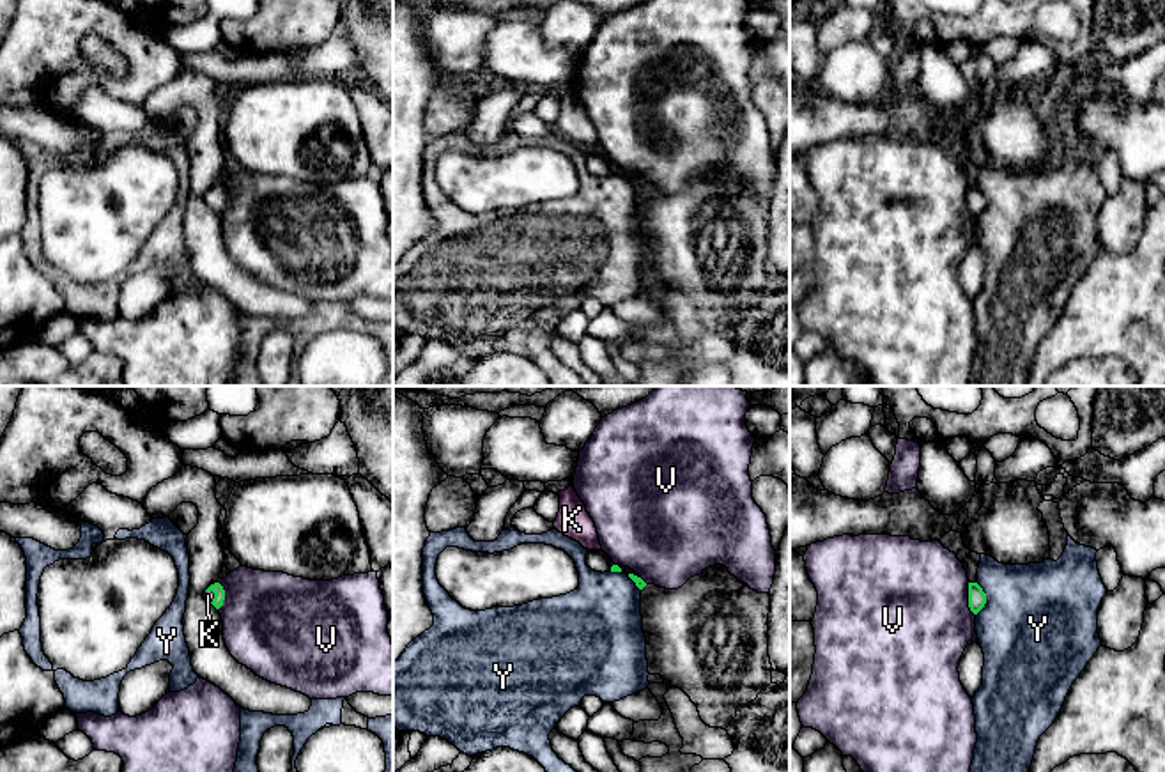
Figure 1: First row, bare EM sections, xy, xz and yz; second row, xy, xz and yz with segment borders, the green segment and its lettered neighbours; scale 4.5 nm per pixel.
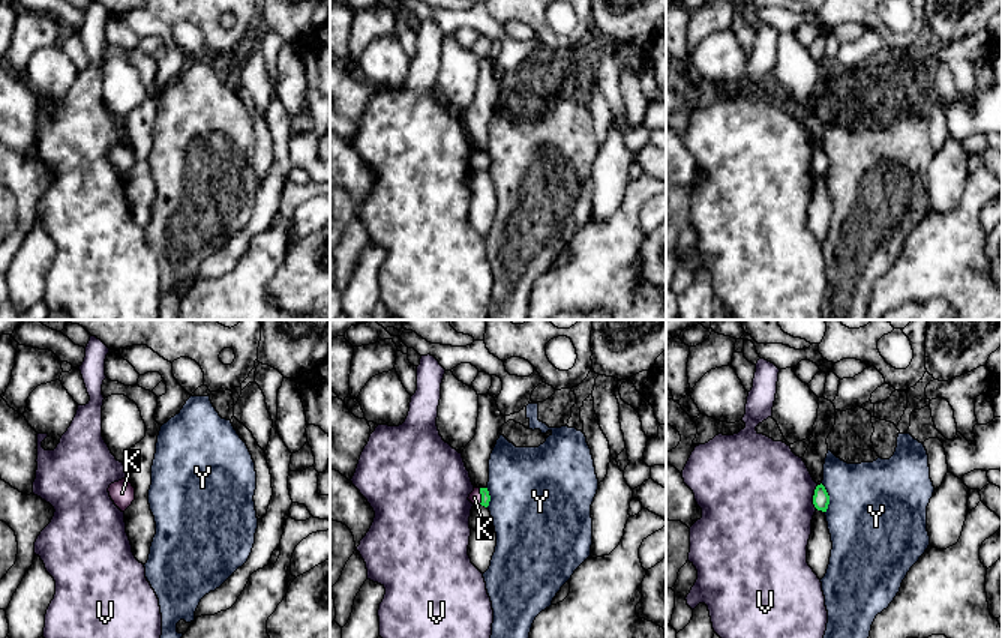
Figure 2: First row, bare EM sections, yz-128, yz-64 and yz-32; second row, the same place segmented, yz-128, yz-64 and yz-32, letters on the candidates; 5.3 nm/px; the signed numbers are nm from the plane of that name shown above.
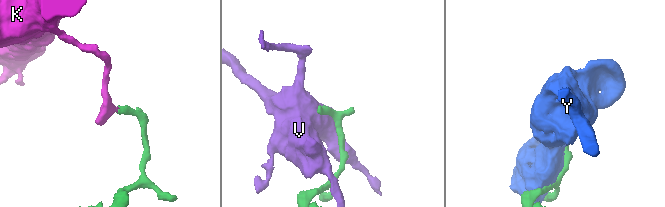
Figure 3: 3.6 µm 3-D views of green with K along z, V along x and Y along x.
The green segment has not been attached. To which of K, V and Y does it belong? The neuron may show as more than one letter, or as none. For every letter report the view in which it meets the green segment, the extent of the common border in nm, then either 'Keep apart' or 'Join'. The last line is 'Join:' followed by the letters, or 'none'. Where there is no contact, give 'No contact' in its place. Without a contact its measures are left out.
K: Touches green in xy. Shared border 70 nm. Join
V: Touches green in yz. Shared border 160 nm. Keep apart
Y: Touches green in yz. Shared border 160 nm. Keep apart
Join: K

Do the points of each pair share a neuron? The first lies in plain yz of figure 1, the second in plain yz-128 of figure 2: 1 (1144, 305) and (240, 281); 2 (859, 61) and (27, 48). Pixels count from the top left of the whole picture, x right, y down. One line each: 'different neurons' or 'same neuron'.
1: same neuron
2: different neurons

